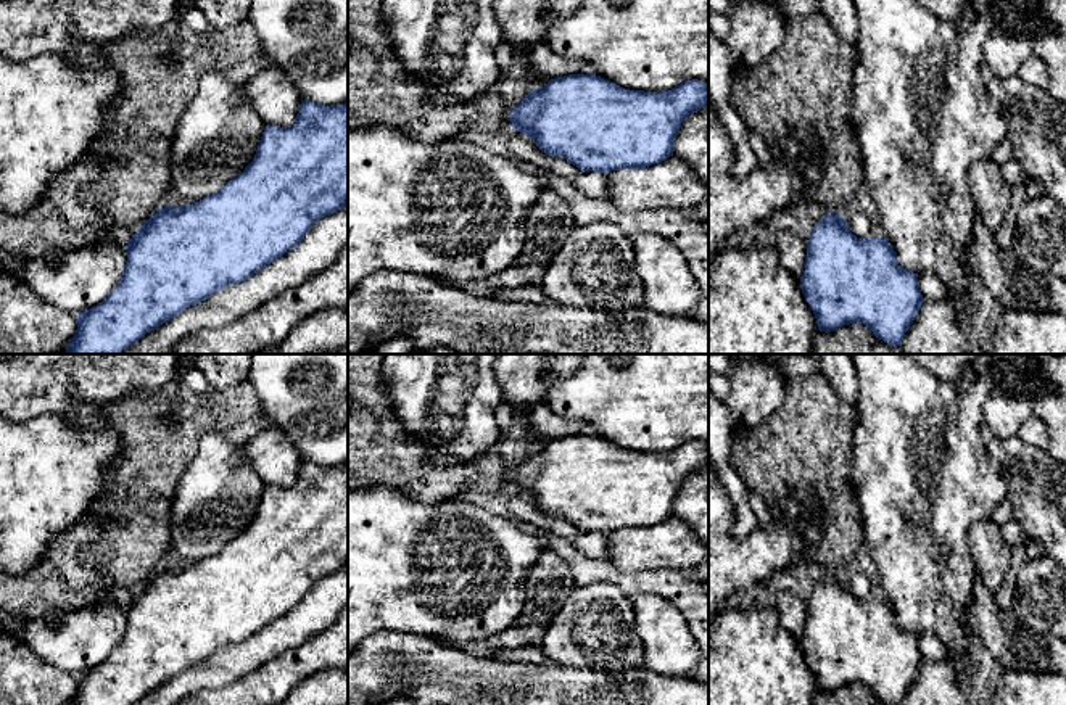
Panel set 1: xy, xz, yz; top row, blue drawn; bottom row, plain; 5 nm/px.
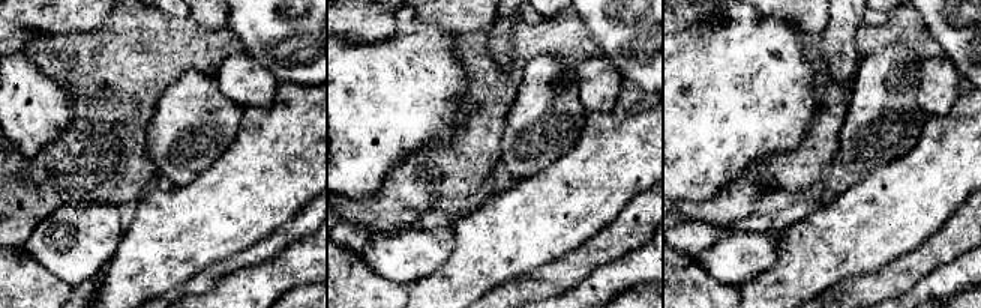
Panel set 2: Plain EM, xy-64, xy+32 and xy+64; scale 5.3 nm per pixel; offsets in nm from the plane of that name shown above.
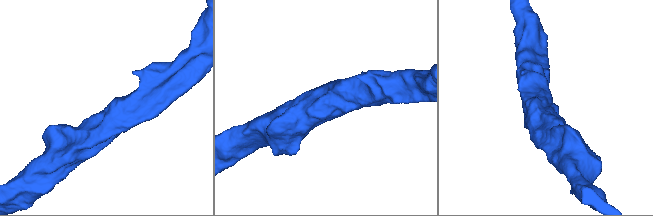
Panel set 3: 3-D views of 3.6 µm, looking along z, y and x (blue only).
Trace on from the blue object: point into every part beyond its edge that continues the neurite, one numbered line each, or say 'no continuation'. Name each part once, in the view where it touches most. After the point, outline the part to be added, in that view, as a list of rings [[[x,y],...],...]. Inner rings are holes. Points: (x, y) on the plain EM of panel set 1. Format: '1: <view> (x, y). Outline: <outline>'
no continuation

